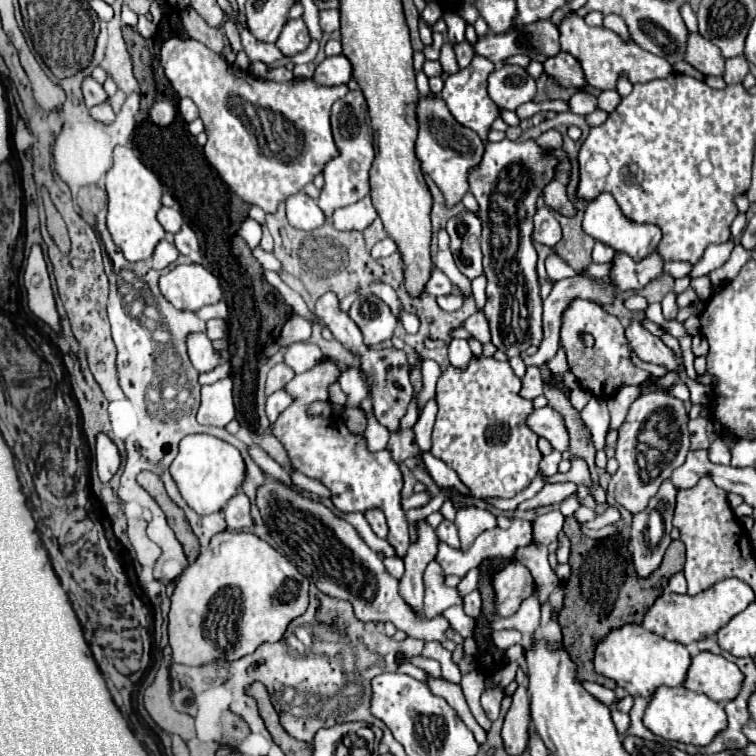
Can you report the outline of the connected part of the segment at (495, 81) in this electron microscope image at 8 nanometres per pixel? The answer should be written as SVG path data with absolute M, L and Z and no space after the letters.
M501 66L489 76L489 96L501 110L517 110L535 96L535 80L521 66Z

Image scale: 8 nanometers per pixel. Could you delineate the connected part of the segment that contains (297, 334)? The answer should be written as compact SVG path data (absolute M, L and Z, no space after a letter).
M293 314L293 316L289 318L289 322L287 322L287 324L283 326L283 330L281 330L279 344L281 344L281 346L289 346L289 344L293 344L293 342L303 342L303 340L307 340L309 336L311 336L311 324L309 324L305 318Z

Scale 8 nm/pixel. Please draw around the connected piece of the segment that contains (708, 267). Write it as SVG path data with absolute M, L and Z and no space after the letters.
M727 240L723 244L711 244L705 249L703 258L693 266L691 270L691 276L705 276L709 274L711 270L717 270L719 266L723 266L729 256L731 256L731 250L733 250L733 240Z

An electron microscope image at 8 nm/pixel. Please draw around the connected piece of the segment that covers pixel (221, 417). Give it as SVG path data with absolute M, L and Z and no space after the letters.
M223 378L215 384L201 386L201 404L197 412L199 424L211 426L225 426L235 418L233 394L231 394L231 380Z

